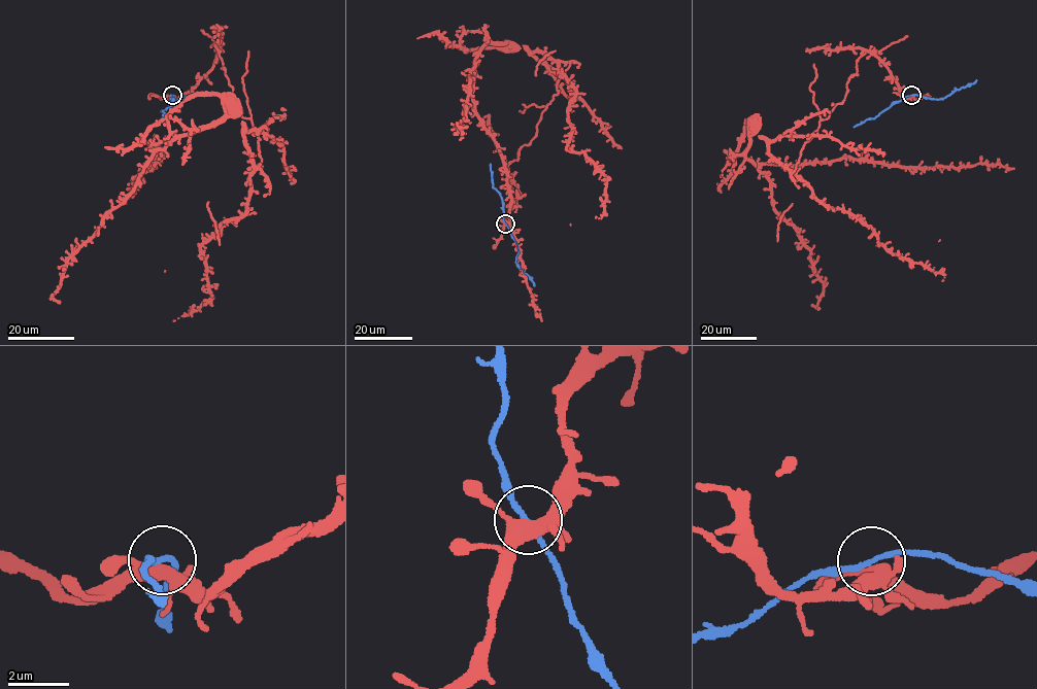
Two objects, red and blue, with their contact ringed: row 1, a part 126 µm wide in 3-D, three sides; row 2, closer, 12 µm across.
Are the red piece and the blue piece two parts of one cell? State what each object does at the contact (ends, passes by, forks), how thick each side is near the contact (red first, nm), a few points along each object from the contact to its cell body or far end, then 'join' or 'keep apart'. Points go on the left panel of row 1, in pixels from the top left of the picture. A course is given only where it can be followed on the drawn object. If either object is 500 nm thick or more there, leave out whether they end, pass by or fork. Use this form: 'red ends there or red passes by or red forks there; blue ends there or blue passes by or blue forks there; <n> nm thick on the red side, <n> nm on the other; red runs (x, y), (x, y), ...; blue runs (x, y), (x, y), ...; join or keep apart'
red forks there; blue passes by; 400 nm thick on the red side, 150 nm on the other; red runs (171, 96), (211, 69), (216, 42), (266, 178), (239, 116), (225, 115), (148, 146), (162, 151), (132, 198); blue runs (171, 95), (171, 106), (168, 104), (171, 99), (181, 99), (185, 95); join

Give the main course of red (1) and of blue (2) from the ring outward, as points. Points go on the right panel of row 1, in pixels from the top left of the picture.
1: (911, 96), (902, 98), (867, 52), (791, 173), (757, 133), (744, 152), (757, 164), (847, 158), (1013, 169)
2: (911, 95), (943, 99), (976, 79)

